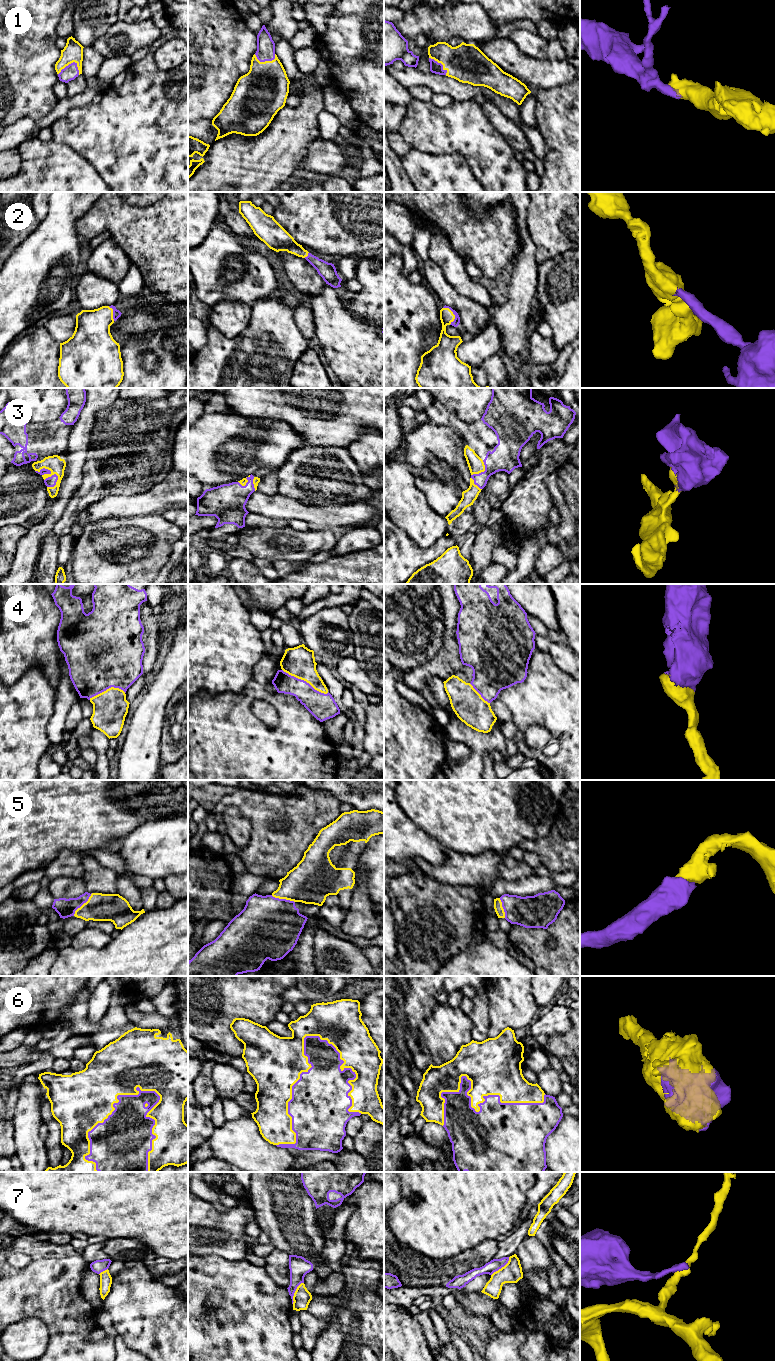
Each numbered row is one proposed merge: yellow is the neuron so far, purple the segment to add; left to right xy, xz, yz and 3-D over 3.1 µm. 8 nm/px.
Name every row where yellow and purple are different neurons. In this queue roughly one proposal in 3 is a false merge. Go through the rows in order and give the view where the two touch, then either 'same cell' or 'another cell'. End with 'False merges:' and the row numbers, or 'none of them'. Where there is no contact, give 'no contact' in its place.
1: xy | same cell
2: yz | same cell
3: xy | same cell
4: xz | same cell
5: xy | same cell
6: xz | same cell
7: xz | another cell
False merges: 7

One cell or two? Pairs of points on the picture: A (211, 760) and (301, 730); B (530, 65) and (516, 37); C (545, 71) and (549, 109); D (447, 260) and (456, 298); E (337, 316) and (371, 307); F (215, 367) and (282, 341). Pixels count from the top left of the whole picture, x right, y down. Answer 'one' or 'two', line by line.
A: one
B: two
C: two
D: two
E: two
F: one

